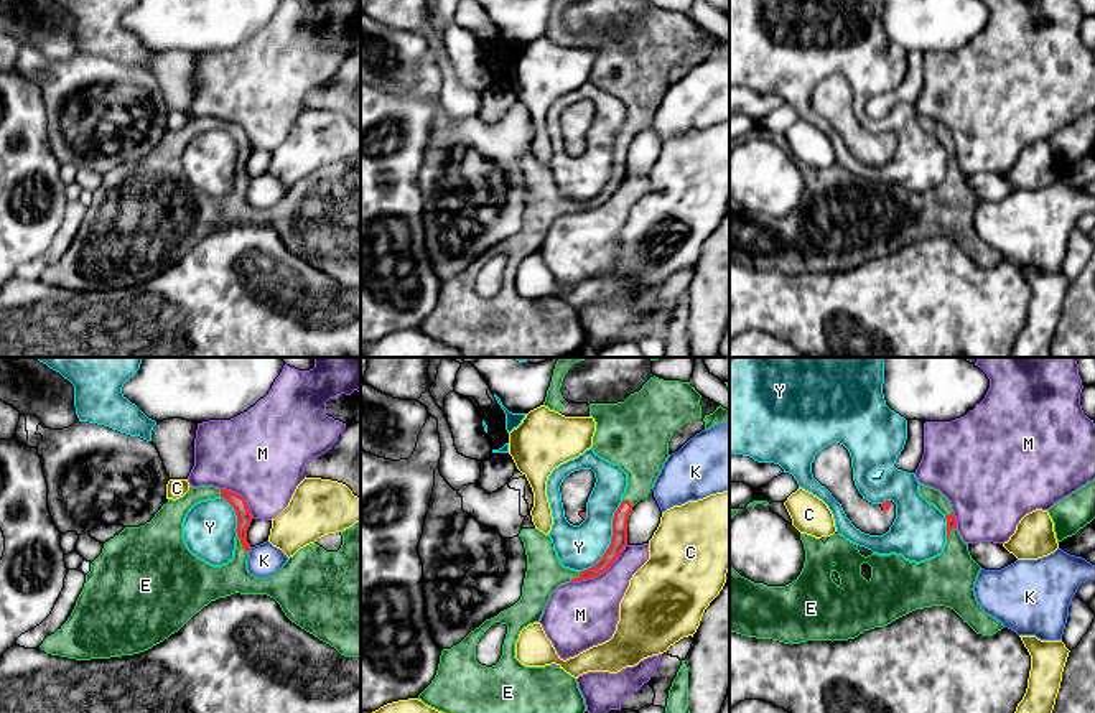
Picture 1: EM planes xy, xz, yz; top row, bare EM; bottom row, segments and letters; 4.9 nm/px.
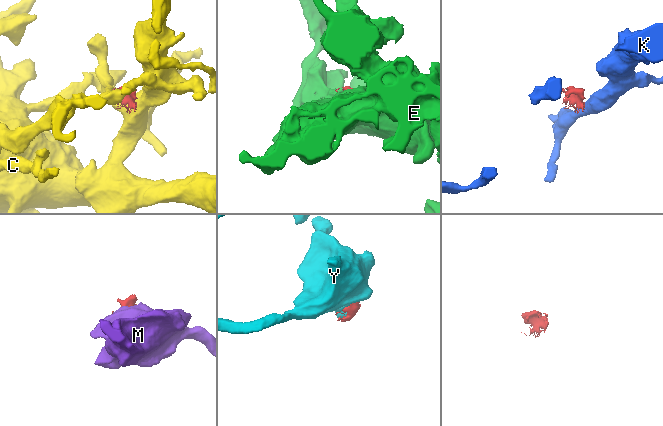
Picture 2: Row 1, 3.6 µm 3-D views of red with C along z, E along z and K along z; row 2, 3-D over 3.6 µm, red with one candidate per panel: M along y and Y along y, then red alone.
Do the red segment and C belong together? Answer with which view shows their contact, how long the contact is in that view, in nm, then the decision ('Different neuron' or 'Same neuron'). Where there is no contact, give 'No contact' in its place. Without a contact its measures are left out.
Touches red in xy. Shared border 30 nm. Different neuron

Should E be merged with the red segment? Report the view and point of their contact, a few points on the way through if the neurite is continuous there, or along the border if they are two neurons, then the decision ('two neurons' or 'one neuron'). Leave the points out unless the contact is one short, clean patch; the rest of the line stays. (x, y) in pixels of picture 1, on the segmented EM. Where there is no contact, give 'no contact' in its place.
contact xy (241, 542); one neuron

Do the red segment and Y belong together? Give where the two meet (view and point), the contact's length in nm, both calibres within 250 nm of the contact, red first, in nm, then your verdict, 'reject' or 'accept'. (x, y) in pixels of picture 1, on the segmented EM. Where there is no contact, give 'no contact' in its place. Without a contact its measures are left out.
xz (611, 540) | 400 nm | 80/220 nm | reject

